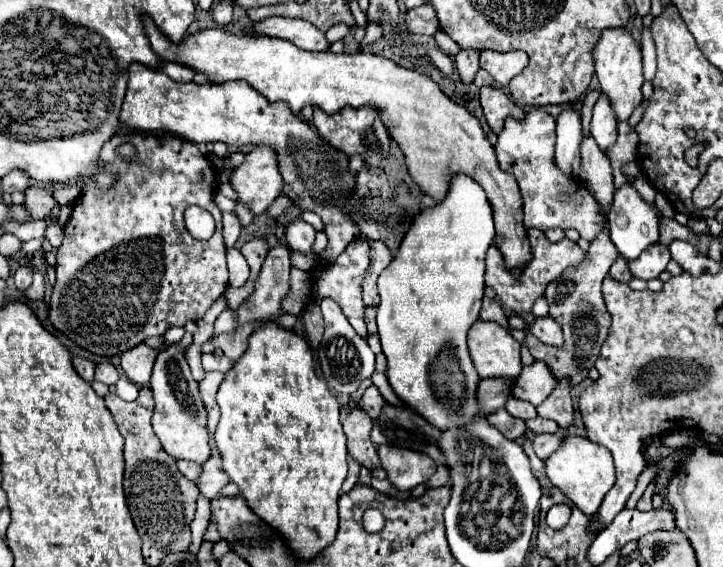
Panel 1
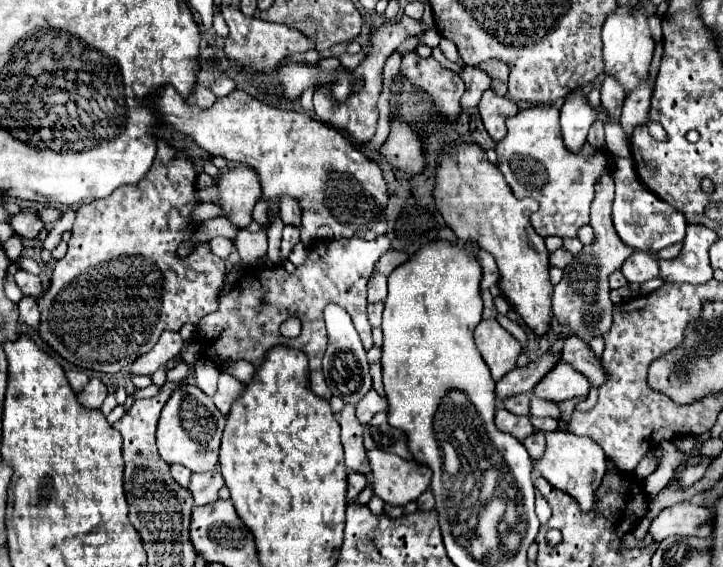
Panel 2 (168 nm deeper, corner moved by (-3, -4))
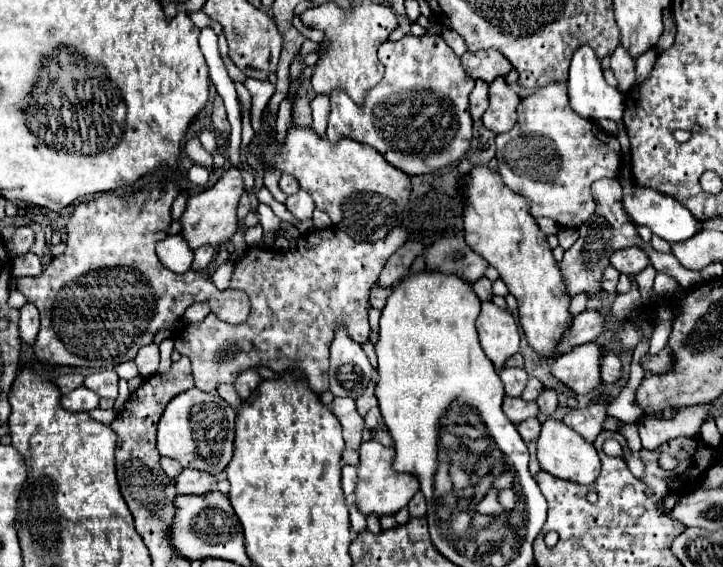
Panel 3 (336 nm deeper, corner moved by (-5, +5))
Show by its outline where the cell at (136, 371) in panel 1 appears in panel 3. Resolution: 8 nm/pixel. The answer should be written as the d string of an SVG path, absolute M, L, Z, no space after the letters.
M150 344L150 346L142 348L142 352L138 352L138 356L134 358L134 364L138 366L138 374L142 378L148 378L154 372L158 372L158 362L160 362L158 344Z

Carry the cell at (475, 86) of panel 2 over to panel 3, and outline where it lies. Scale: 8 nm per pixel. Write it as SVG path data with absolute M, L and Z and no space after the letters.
M478 80L472 94L470 94L470 114L472 120L480 120L482 114L488 108L488 84L484 80Z

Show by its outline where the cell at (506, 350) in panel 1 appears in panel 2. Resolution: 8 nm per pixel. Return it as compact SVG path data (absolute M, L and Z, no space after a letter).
M484 319L474 331L476 347L492 371L492 379L502 379L516 367L516 359L522 353L522 345L496 321Z

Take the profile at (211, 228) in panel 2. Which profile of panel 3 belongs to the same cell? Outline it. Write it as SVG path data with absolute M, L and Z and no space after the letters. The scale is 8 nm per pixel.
M166 236L164 240L160 240L156 244L156 254L158 260L172 272L176 274L184 274L190 270L192 264L192 254L188 252L188 244L186 240L182 240L182 236Z

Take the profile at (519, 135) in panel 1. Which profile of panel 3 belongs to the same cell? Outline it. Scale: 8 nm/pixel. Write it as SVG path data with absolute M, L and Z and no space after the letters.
M548 84L534 94L522 98L518 104L518 122L506 134L496 136L496 160L498 172L504 184L516 194L524 196L530 204L530 214L534 218L548 216L564 228L580 228L596 210L596 202L590 194L590 184L598 178L614 178L620 172L620 144L612 140L600 128L582 116L578 116L566 96L566 84Z

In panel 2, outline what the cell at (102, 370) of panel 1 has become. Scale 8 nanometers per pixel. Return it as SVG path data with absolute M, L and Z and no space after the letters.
M90 379L90 383L84 387L84 391L78 395L78 399L82 405L98 409L102 405L102 401L106 399L106 395L108 395L106 385L100 379Z

